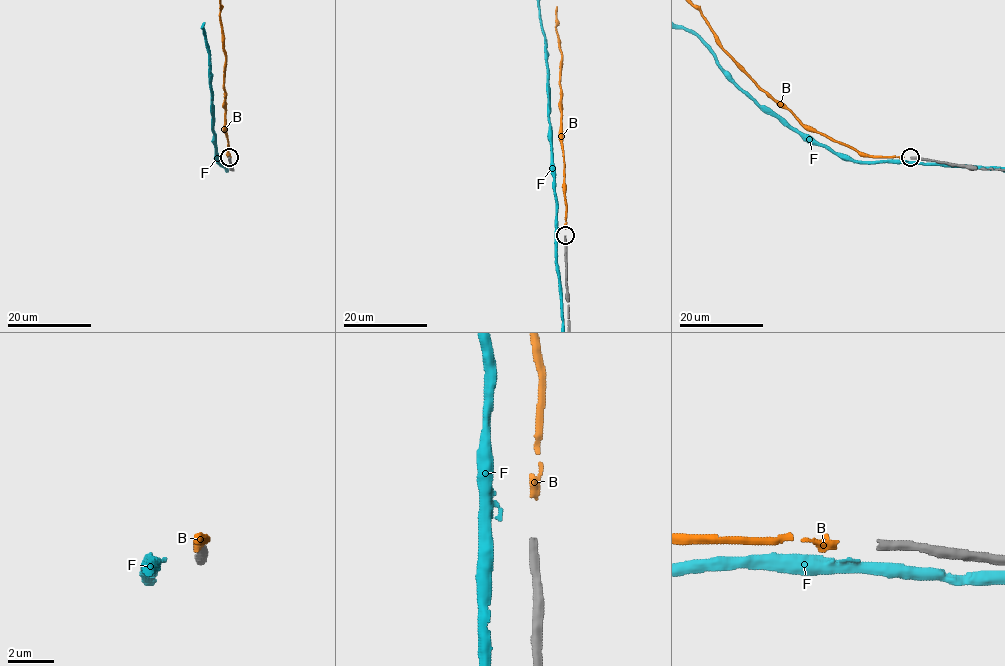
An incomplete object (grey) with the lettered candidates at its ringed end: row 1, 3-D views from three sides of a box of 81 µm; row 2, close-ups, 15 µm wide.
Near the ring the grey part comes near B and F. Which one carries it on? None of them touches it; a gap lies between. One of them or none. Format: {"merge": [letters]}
{"merge": ["B"]}

